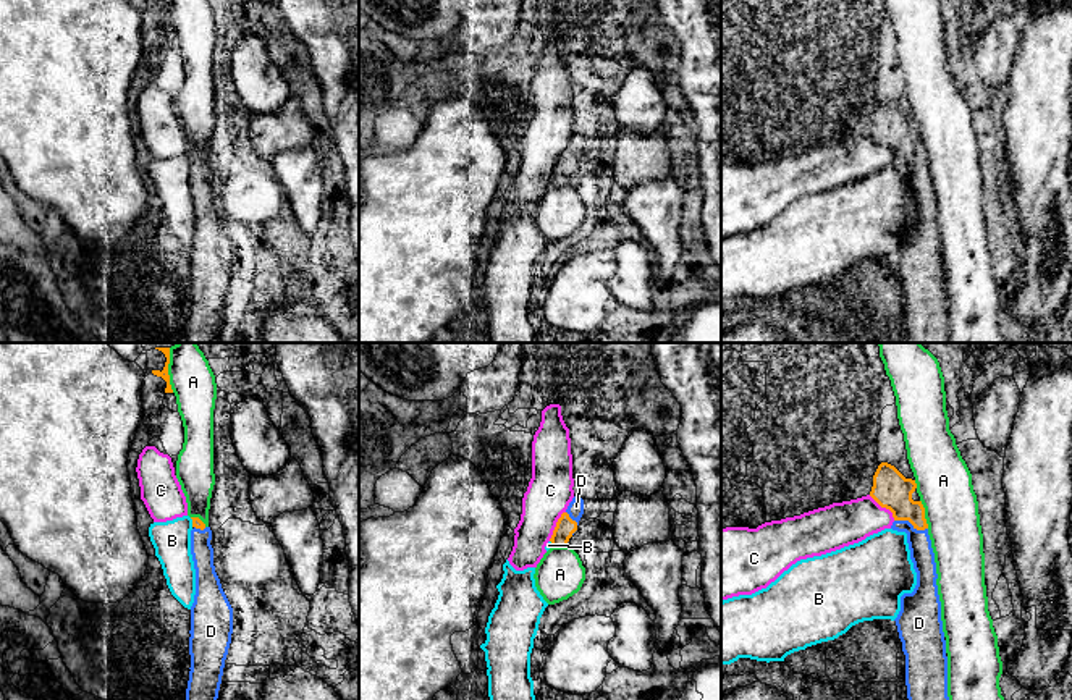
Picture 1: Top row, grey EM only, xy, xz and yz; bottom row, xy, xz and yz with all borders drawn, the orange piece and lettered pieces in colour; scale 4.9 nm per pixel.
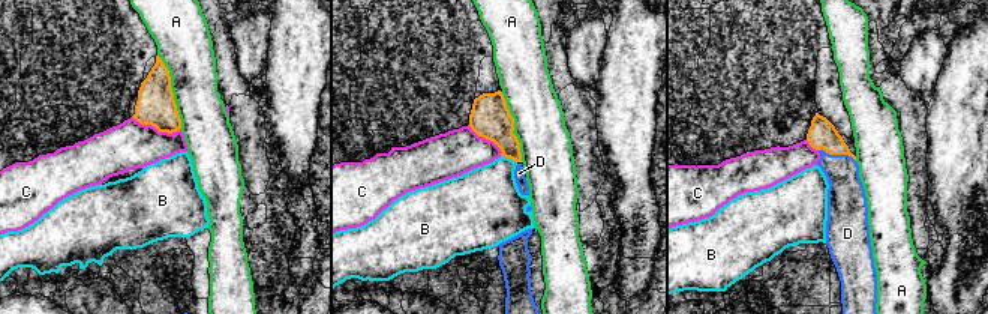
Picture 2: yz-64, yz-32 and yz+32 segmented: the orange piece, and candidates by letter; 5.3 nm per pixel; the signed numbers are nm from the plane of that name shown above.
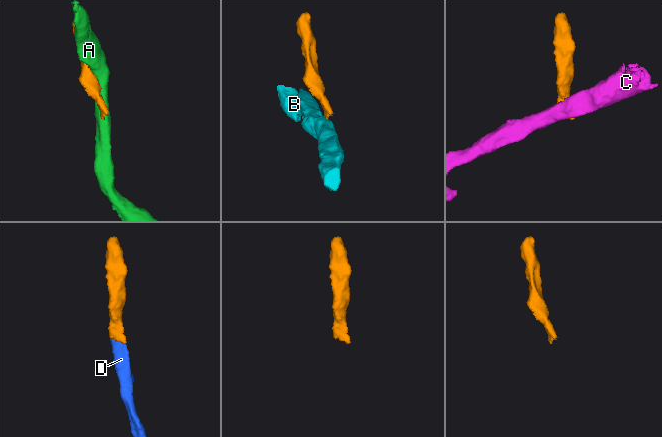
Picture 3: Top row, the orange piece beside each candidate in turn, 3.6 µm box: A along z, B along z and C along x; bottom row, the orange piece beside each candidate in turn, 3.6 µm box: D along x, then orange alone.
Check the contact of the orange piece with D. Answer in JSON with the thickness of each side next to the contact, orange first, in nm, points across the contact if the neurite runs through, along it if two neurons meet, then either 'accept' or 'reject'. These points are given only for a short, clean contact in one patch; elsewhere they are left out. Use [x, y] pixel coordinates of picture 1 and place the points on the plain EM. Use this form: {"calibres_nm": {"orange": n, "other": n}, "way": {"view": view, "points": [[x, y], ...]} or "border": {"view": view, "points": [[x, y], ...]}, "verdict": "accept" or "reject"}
{"calibres_nm": {"orange": 190, "other": 120}, "way": {"view": "yz", "points": [[891, 128], [909, 152], [911, 160], [917, 167], [922, 193]]}, "verdict": "accept"}

